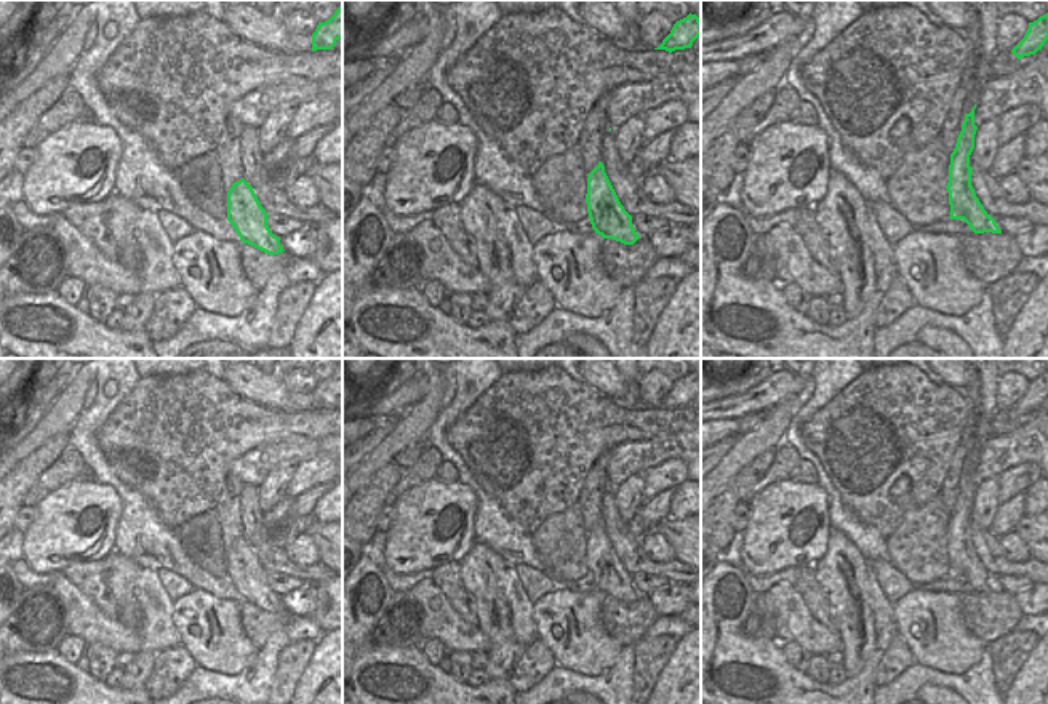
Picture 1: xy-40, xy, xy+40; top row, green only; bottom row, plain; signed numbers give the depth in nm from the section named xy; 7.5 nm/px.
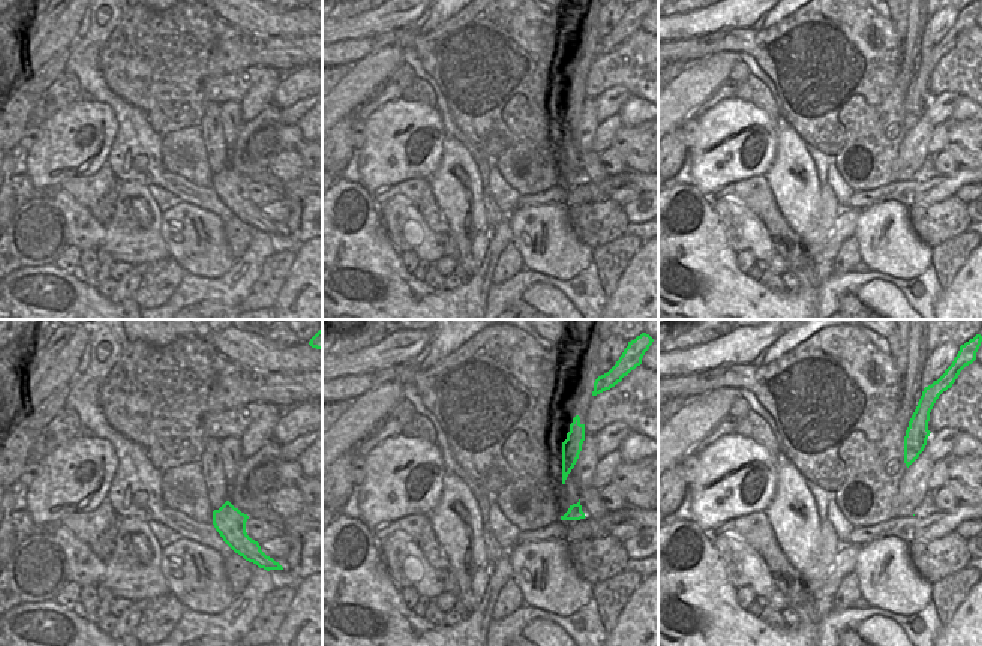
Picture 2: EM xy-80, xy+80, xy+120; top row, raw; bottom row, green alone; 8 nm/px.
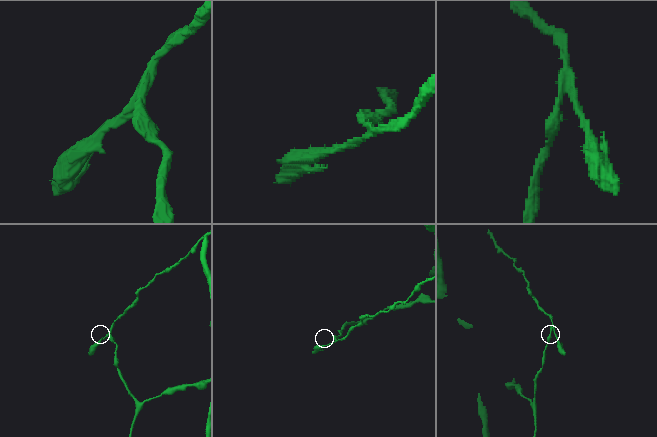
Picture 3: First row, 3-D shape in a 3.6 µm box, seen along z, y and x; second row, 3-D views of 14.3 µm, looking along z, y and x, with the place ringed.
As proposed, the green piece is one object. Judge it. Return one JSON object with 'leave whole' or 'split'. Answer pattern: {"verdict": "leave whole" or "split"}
{"verdict": "split"}

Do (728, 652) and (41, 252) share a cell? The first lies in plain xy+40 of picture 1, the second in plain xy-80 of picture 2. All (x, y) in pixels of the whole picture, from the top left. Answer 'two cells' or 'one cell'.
two cells

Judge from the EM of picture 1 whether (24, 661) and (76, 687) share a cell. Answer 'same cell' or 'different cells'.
same cell

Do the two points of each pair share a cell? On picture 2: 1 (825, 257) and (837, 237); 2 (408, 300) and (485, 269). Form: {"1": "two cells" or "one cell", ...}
{"1": "one cell", "2": "one cell"}

